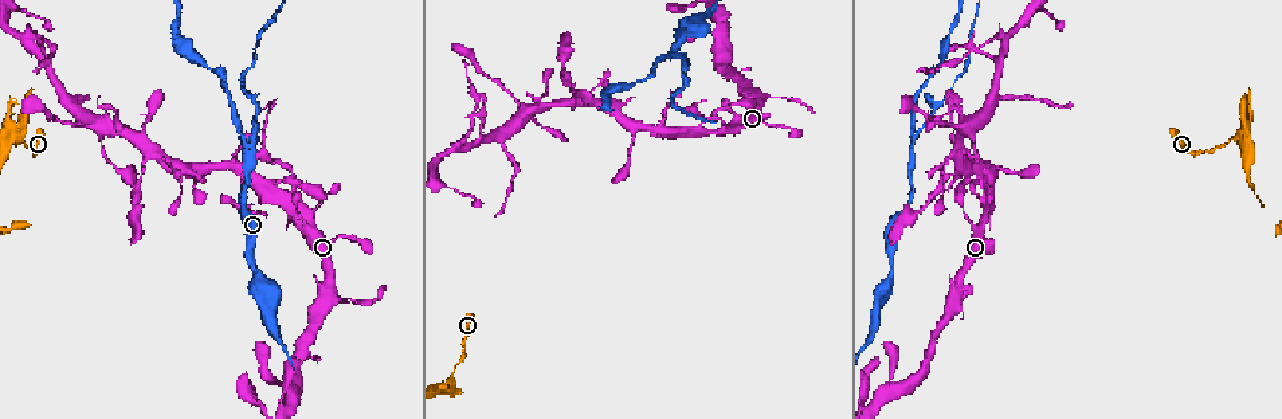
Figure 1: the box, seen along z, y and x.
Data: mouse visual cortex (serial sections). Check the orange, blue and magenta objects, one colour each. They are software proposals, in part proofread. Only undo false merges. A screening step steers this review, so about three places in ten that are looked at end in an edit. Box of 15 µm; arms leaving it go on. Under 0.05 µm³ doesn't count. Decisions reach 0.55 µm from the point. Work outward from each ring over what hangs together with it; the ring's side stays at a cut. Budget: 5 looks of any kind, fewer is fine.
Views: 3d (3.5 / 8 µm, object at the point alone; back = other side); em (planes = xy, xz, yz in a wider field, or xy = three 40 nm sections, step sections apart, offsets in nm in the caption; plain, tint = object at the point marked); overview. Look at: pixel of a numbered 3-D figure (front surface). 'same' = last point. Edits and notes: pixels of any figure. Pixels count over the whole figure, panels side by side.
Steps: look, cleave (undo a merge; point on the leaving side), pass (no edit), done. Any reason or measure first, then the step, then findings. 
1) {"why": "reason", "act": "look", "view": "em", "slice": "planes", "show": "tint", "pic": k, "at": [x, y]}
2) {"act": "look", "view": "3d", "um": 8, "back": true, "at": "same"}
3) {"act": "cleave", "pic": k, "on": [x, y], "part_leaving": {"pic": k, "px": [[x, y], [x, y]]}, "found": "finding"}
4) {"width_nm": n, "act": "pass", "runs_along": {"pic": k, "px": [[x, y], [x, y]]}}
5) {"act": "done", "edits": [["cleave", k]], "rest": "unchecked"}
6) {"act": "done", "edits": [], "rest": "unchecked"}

{"why": "thick turns thin", "act": "look", "view": "3d", "um": 3.5, "pic": 1, "at": [572, 84]}

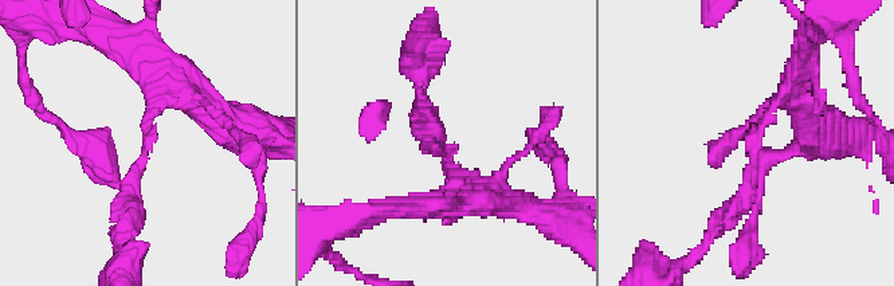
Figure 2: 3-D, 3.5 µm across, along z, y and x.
{"why": "shape alone is not enough", "act": "look", "view": "em", "slice": "planes", "show": "tint", "pic": 2, "at": [151, 143]}

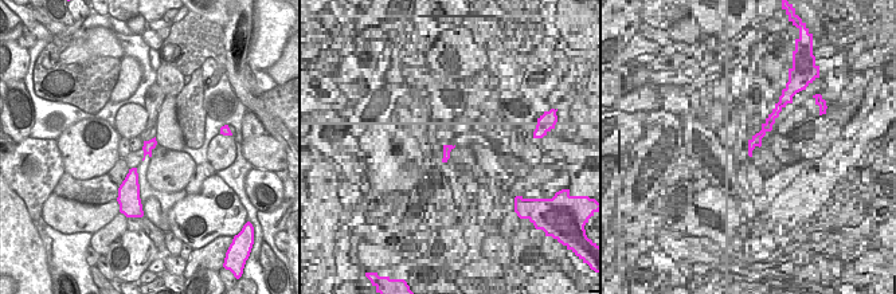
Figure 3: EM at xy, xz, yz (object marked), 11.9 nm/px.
{"act": "cleave", "pic": 2, "on": [753, 156], "part_leaving": {"pic": 2, "px": [[768, 113], [747, 195], [716, 224]]}, "found": "a second cell is stuck on"}

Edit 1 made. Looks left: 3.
{"act": "look", "view": "overview"}

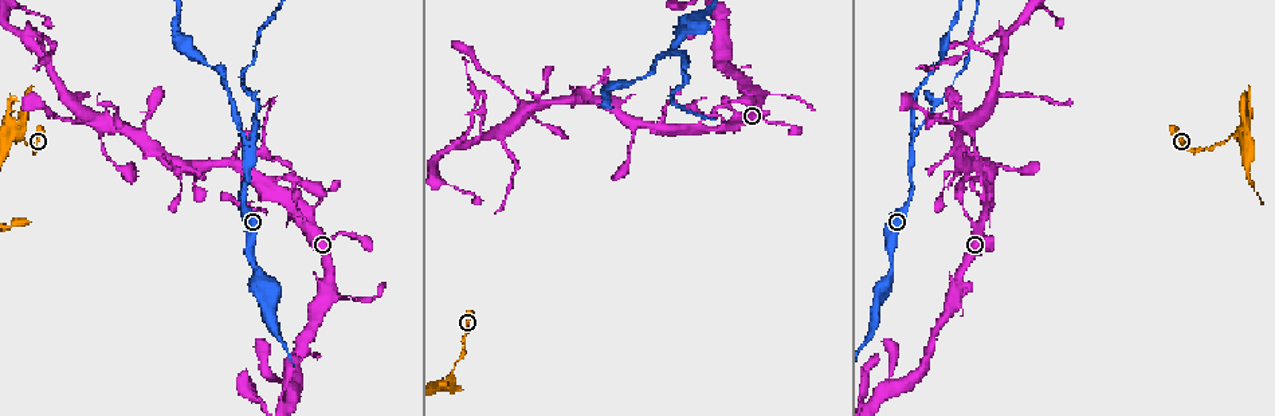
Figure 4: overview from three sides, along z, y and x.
{"why": "sudden change in width", "act": "look", "view": "3d", "um": 3.5, "back": true, "pic": 4, "at": [499, 130]}

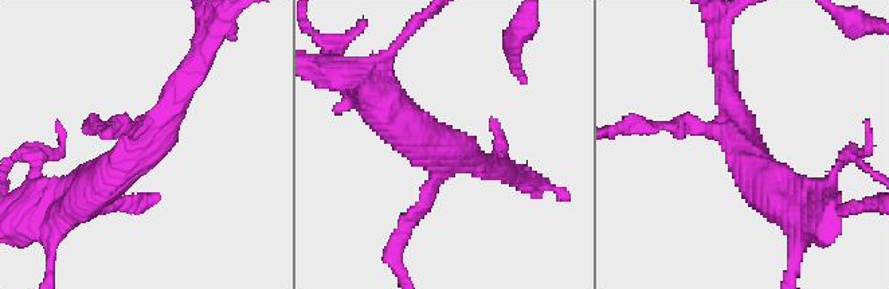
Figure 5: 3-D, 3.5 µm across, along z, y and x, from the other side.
{"arms": 3, "arm_widths_nm": [200, 300, 500], "act": "look", "view": "em", "slice": "xy", "step": 1, "show": "tint", "pic": 5, "at": [742, 146]}

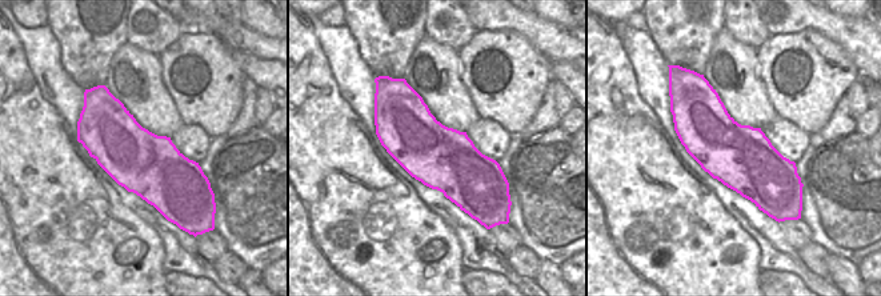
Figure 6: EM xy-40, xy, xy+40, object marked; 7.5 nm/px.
{"act": "pass", "runs_along": {"pic": 5, "px": [[83, 198], [159, 131], [187, 73]]}, "found": "all the same cell"}

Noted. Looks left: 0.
{"act": "done", "edits": [["cleave", 2]], "rest": "unchecked"}

